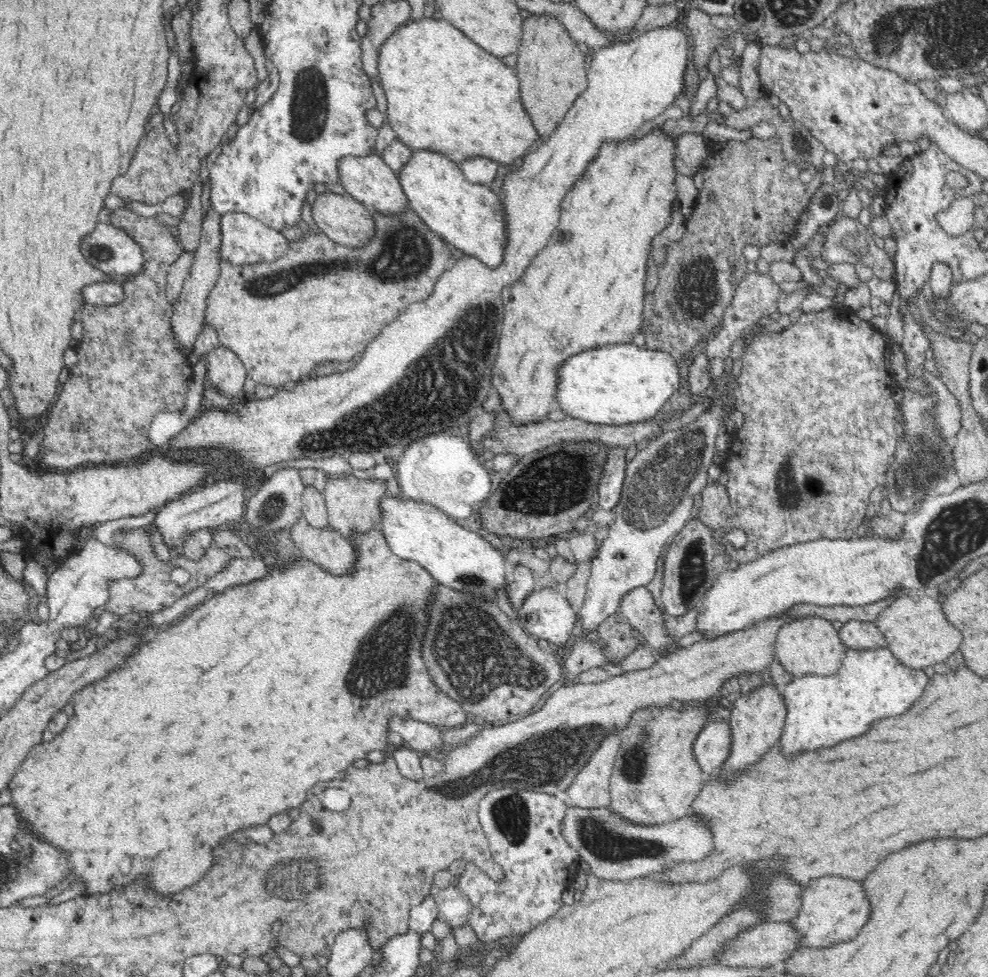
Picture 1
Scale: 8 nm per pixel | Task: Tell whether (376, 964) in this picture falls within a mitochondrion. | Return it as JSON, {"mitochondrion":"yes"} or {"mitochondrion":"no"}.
{"mitochondrion":"no"}

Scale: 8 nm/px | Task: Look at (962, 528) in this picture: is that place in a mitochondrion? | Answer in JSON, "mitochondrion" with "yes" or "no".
{"mitochondrion":"yes"}

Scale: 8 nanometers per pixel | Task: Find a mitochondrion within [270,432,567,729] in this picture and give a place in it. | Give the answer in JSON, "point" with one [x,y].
{"point":[477,656]}

